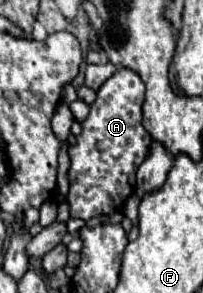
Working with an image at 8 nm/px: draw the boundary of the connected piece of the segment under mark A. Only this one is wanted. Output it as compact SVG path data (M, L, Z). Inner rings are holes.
M118 68L96 92L88 118L82 122L82 132L76 142L68 146L68 206L70 218L90 220L94 216L110 216L122 210L128 196L134 192L136 168L148 158L150 134L142 126L144 82L128 68Z

